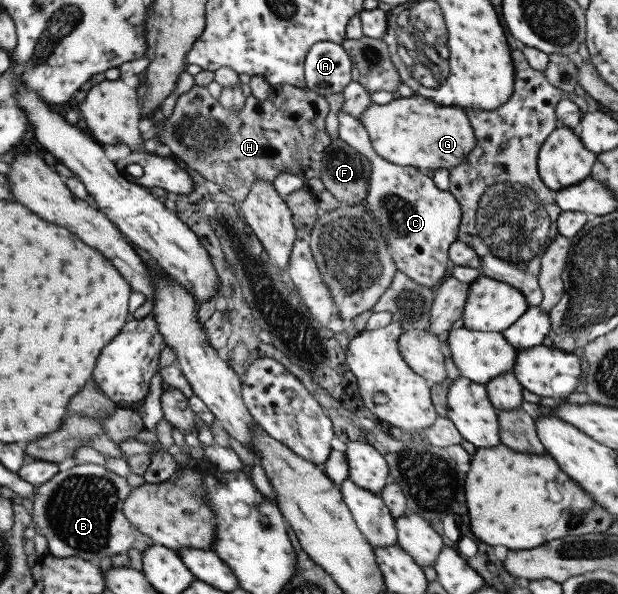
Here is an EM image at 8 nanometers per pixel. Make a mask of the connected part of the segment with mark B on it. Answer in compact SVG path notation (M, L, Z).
M75 464L67 471L58 471L50 481L33 489L31 527L35 535L45 537L47 553L58 558L77 556L99 561L129 549L143 552L154 544L153 540L131 526L121 512L123 501L131 491L125 478L106 471L99 464Z

